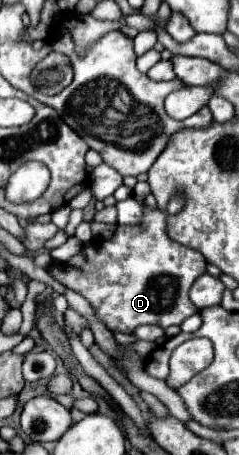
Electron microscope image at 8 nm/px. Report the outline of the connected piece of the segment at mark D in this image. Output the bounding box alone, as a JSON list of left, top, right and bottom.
[55,198,207,334]

